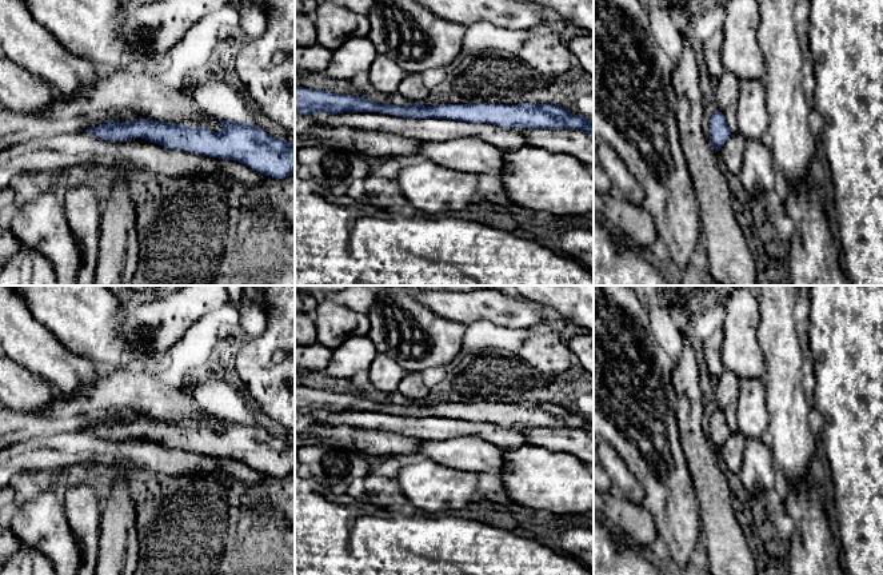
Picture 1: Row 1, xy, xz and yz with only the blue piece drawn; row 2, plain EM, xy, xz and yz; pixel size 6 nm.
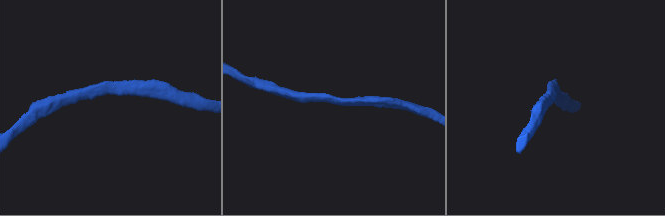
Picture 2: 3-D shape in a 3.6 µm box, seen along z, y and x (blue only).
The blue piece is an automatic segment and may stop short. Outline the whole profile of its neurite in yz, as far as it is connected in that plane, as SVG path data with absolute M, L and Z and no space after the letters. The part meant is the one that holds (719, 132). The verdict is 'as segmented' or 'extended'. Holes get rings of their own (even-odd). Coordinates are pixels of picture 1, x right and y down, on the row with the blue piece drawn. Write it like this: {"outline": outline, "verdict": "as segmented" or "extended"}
{"outline": "M724 69L715 81L714 97L718 109L710 119L710 143L718 151L727 169L739 175L747 139L739 132L736 107L739 97L739 79Z", "verdict": "extended"}

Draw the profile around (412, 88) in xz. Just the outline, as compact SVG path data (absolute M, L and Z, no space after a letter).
M420 73L405 75L399 84L397 92L409 103L420 103L431 93Z

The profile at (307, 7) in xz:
M295 0L295 12L312 16L317 5L317 0Z

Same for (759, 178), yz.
M747 139L739 176L744 189L758 200L779 191L771 151L760 140Z

